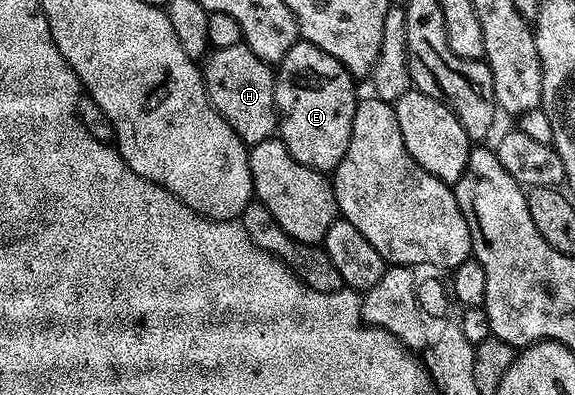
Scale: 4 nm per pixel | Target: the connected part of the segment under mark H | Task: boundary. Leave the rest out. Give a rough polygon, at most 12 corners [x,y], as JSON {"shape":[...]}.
{"shape":[[242,43],[211,48],[203,84],[250,146],[277,132],[275,72]]}

